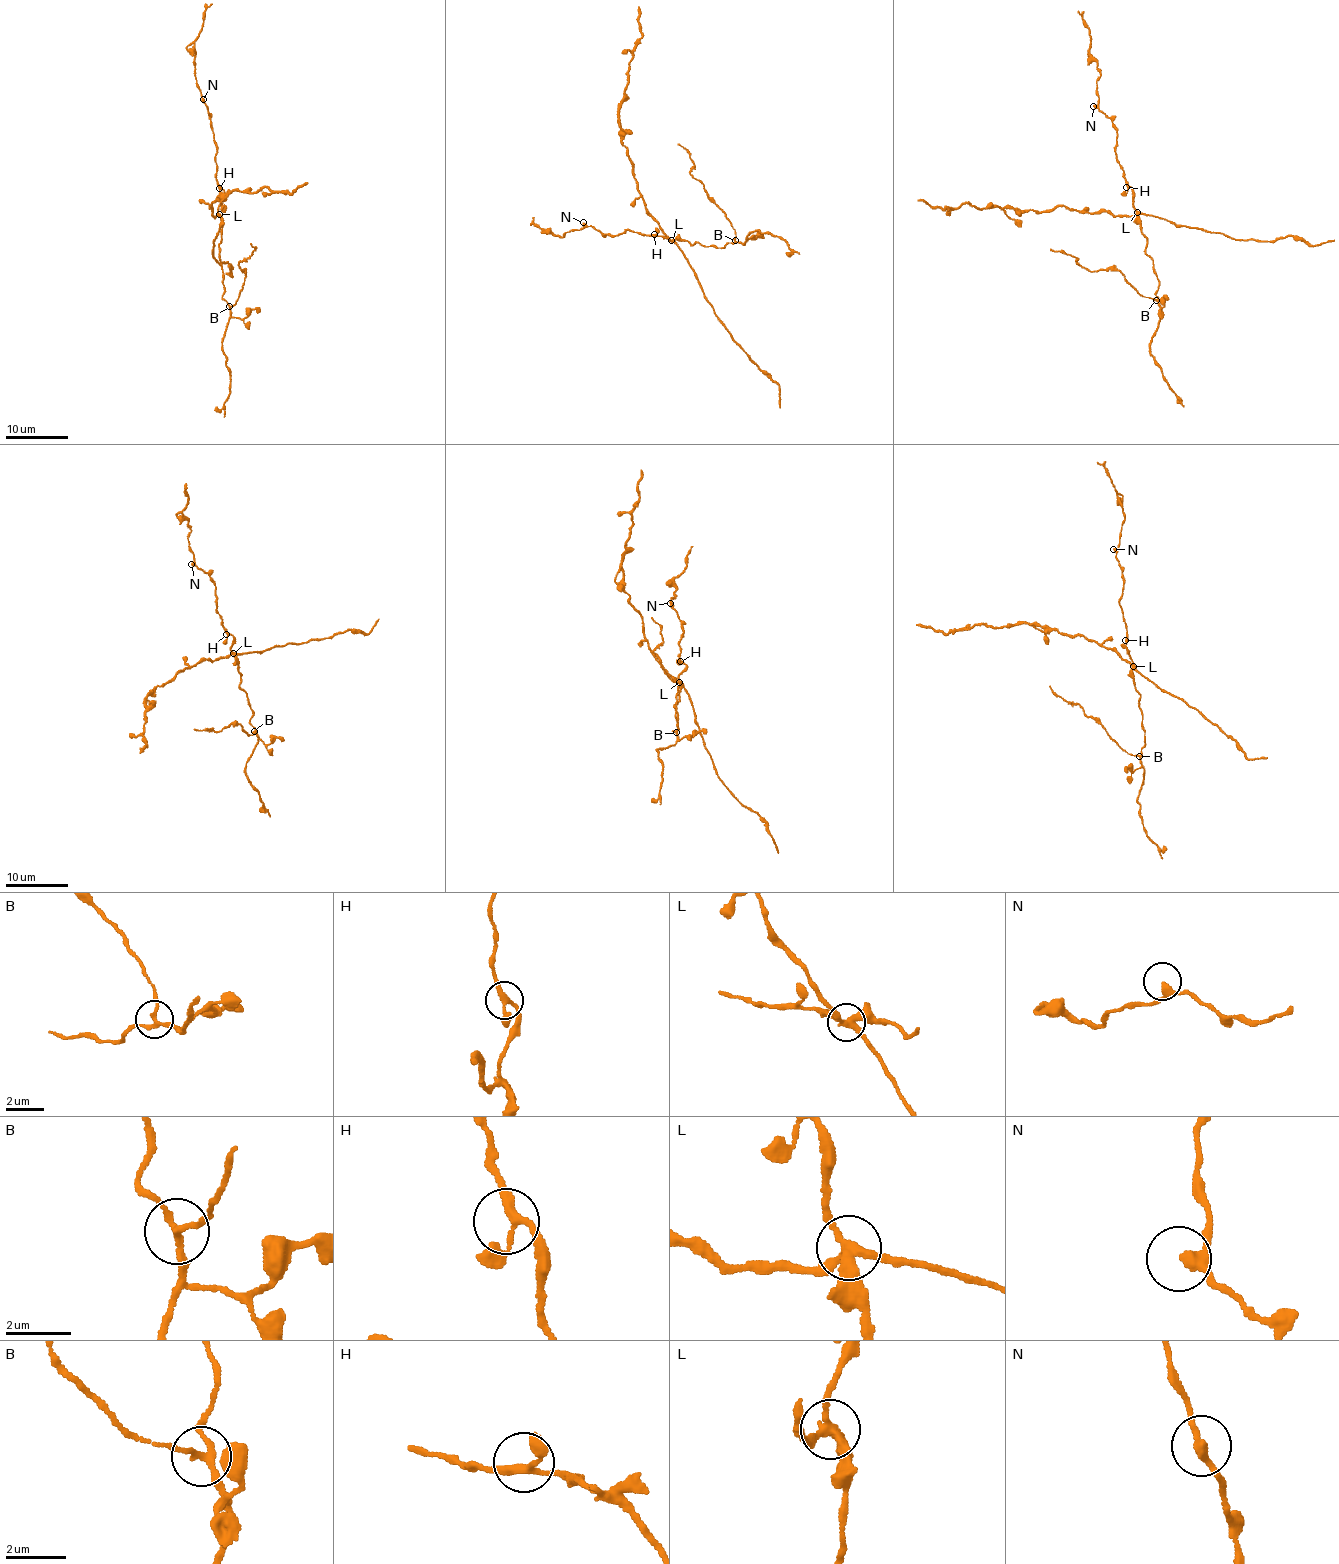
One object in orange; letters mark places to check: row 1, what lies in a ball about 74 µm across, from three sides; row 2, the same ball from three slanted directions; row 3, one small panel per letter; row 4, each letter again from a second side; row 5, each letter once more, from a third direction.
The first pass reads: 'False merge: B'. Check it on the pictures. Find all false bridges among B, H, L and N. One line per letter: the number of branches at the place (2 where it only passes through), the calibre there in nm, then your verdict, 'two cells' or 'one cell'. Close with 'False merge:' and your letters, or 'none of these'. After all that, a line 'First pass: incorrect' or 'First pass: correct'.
B: 3 | 190 nm | two cells
H: 3 | 200 nm | one cell
L: 4 | 280 nm | two cells
N: 2 | 260 nm | one cell
False merge: B, L
First pass: incorrect

